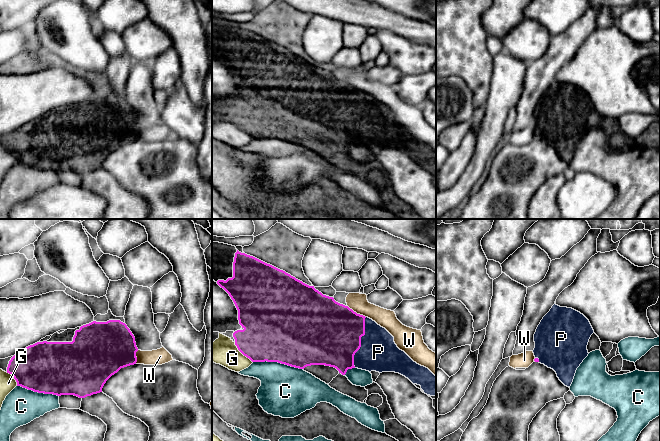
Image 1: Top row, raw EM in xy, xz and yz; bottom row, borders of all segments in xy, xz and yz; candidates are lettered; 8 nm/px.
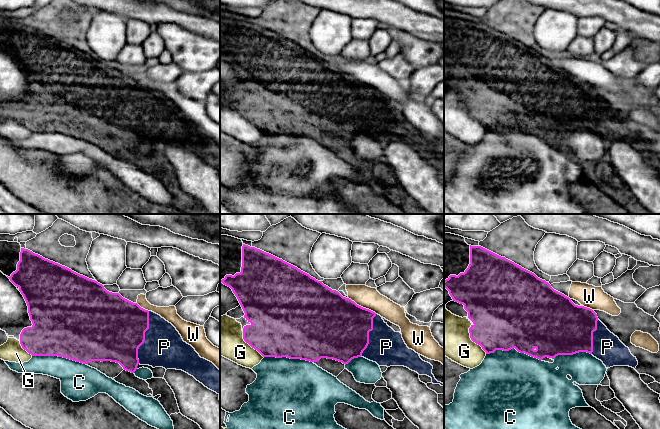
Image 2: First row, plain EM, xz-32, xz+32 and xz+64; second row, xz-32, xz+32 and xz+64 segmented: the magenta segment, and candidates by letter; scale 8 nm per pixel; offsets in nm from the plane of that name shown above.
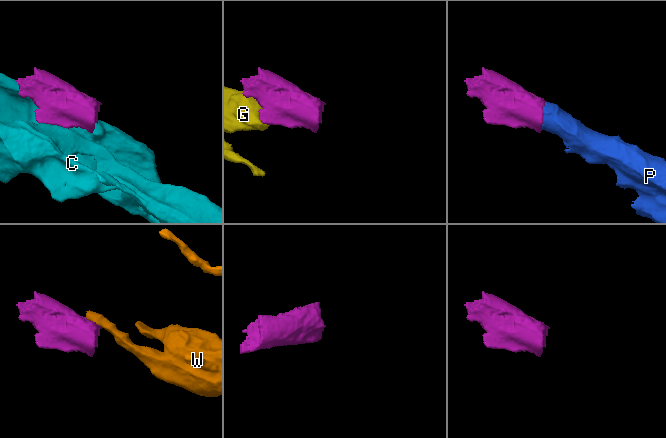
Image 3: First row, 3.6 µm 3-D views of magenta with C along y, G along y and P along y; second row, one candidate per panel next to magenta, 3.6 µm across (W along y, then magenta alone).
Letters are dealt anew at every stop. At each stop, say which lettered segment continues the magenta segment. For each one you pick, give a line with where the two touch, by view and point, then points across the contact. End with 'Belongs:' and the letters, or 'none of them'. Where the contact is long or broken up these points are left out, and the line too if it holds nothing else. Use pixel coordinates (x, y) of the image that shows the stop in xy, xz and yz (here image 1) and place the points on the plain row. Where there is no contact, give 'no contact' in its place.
P: contact xz (360, 118)
Belongs: P

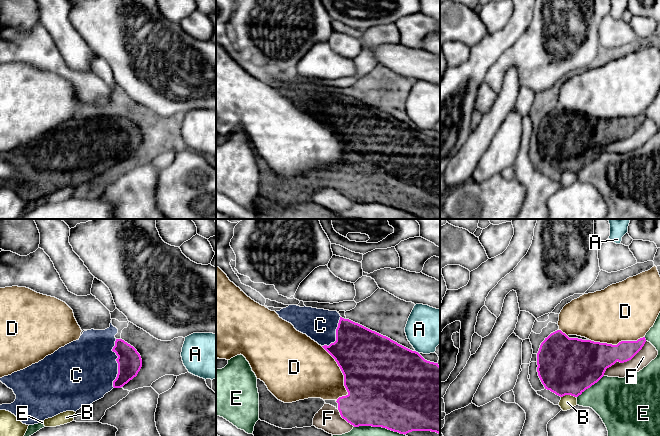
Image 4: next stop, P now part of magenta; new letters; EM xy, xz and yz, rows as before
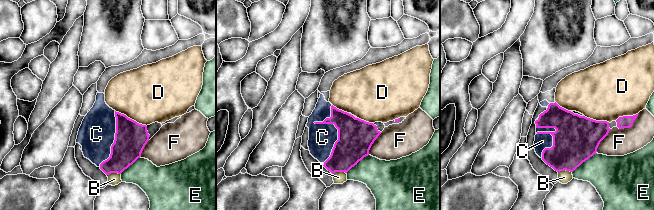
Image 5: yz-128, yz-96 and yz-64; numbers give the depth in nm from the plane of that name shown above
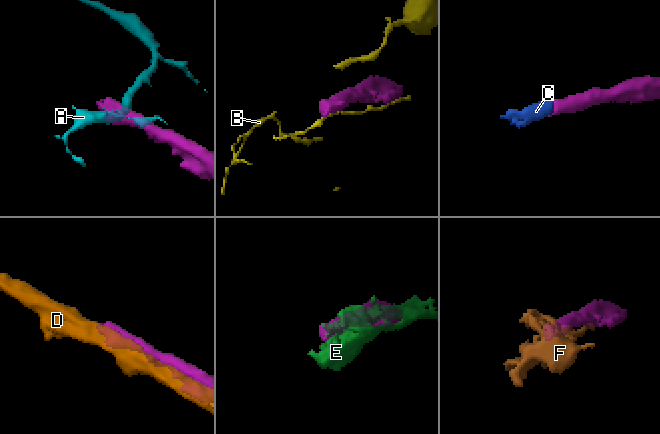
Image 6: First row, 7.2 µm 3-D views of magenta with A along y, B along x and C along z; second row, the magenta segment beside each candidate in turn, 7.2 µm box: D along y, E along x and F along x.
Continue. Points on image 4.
C: contact xy (117, 138)
Belongs: C

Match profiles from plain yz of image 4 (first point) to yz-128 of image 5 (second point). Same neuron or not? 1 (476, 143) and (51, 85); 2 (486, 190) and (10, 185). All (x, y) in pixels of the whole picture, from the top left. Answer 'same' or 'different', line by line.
1: same
2: same

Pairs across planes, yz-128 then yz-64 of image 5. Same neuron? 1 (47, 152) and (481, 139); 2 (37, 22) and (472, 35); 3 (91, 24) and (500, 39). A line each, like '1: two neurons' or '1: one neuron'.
1: two neurons
2: two neurons
3: two neurons

